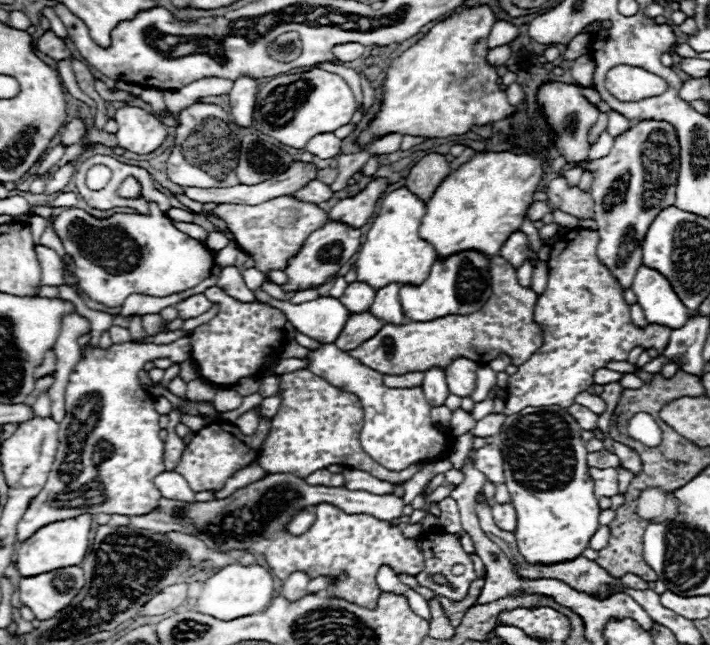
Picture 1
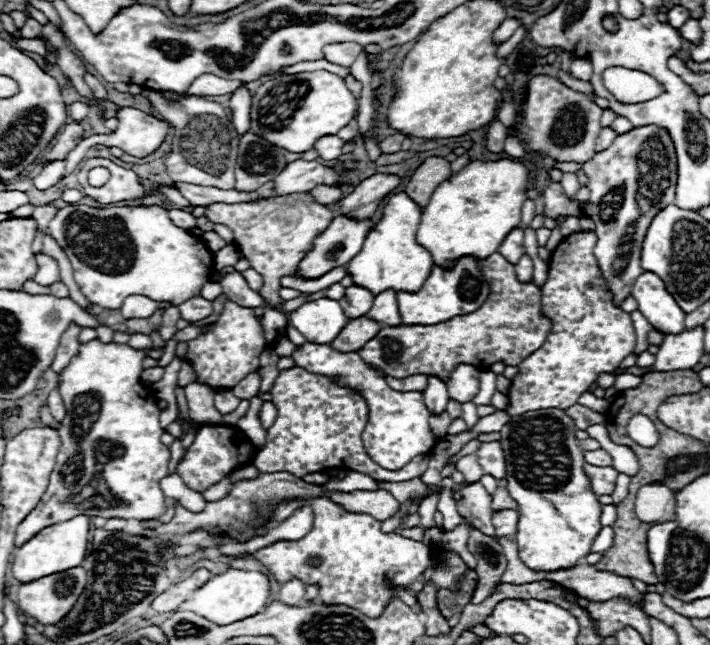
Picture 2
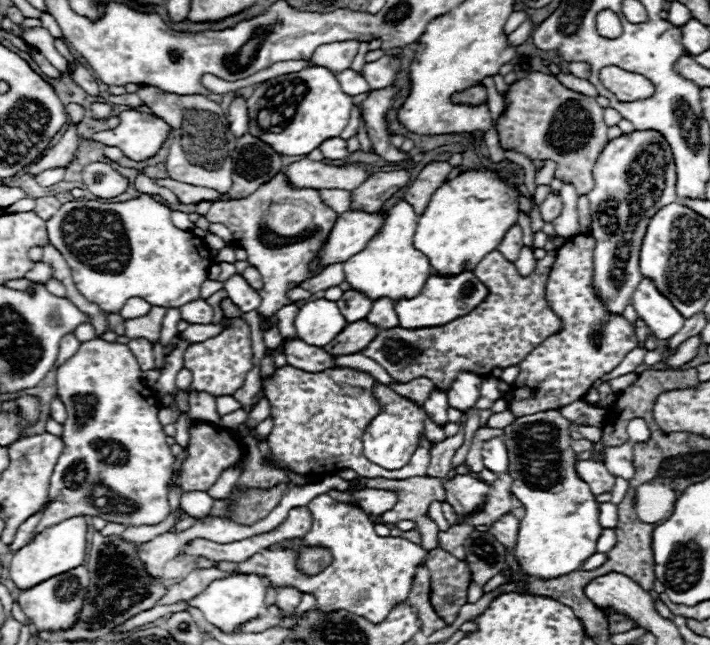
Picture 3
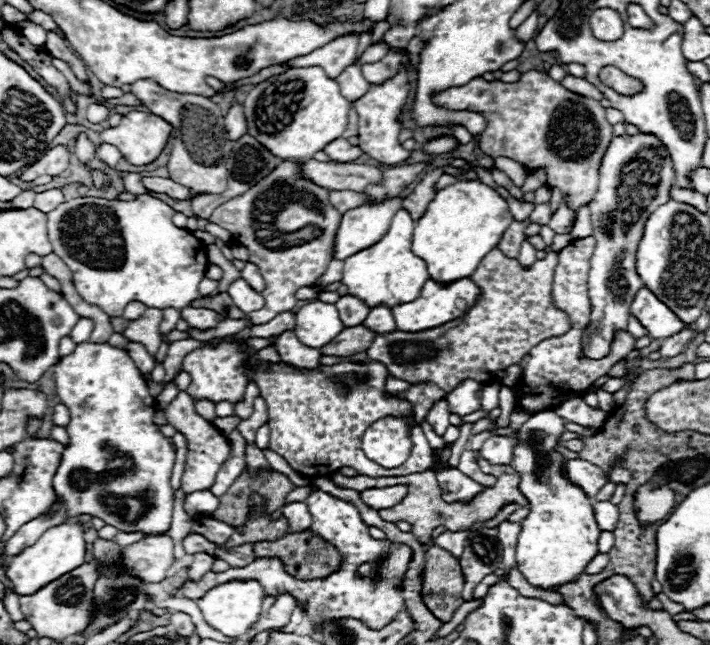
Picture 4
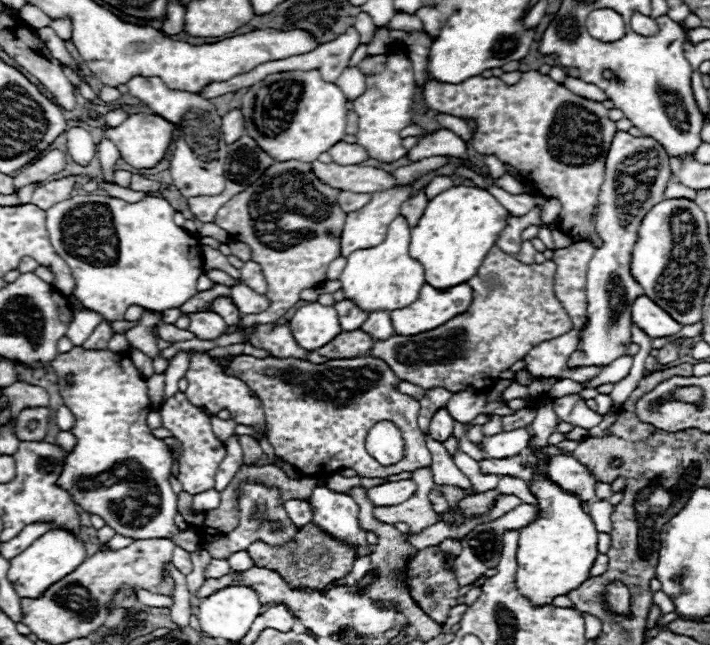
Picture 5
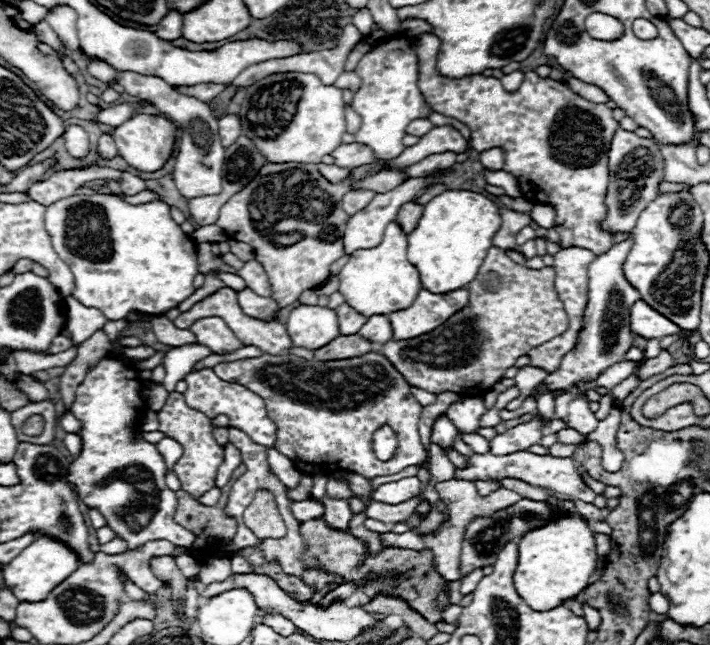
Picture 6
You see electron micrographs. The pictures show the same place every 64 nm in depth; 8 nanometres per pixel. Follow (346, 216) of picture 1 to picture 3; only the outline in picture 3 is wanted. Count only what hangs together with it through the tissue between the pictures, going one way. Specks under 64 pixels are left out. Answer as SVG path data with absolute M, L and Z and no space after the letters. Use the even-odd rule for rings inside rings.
M404 170L394 172L378 172L372 174L364 184L352 190L352 206L350 210L364 210L364 212L378 212L382 204L394 196L402 186L406 186L410 174Z

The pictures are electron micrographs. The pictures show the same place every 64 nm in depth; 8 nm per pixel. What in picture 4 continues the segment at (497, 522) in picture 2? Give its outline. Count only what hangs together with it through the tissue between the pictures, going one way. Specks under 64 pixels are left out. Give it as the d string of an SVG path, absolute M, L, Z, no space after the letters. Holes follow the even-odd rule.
M504 520L504 522L498 526L498 538L500 538L502 546L504 546L504 564L506 564L506 570L512 568L512 566L516 566L514 552L516 552L518 534L520 534L520 524L516 524L516 522Z

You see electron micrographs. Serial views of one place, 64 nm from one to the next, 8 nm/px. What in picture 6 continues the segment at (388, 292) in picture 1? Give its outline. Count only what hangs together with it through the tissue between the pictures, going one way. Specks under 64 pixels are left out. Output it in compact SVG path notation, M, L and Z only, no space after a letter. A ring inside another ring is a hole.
M376 314L376 316L370 316L368 322L360 328L360 334L364 338L368 338L370 342L388 342L392 338L392 324L388 320L388 316L384 314Z

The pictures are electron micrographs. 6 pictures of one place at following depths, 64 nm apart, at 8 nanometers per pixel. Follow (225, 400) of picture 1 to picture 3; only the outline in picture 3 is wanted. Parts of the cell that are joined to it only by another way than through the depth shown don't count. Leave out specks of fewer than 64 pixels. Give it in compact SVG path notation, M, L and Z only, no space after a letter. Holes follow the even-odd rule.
M220 396L220 398L216 398L216 410L218 410L218 414L220 416L224 416L224 414L230 414L230 412L234 412L234 410L238 410L240 408L240 402L236 400L236 398L232 398L232 396Z

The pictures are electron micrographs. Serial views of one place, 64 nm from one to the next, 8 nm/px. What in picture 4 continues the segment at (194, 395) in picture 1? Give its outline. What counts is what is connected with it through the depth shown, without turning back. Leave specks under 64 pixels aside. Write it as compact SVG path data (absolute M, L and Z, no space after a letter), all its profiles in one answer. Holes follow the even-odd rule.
M207 399L194 401L194 406L196 412L209 421L217 417L215 413L215 404Z

